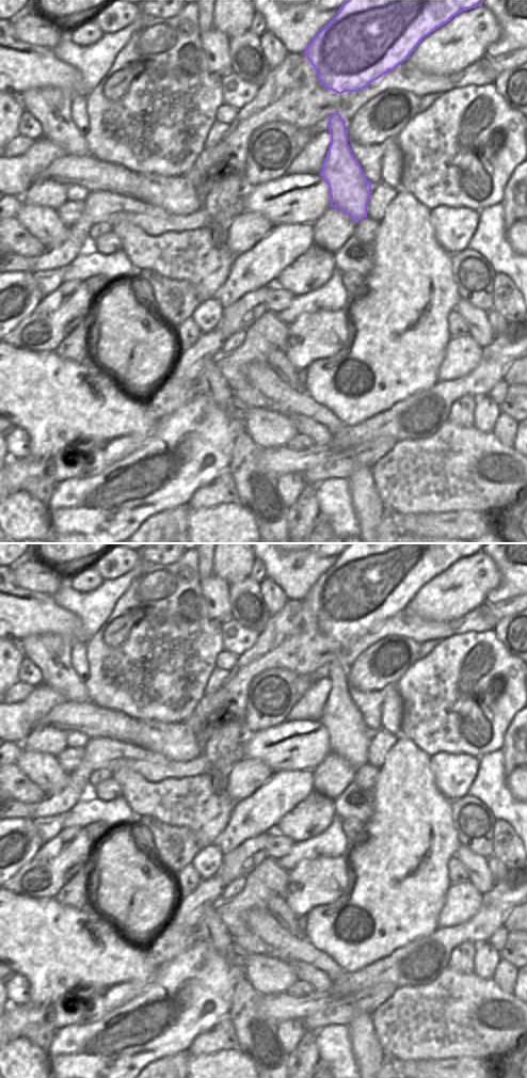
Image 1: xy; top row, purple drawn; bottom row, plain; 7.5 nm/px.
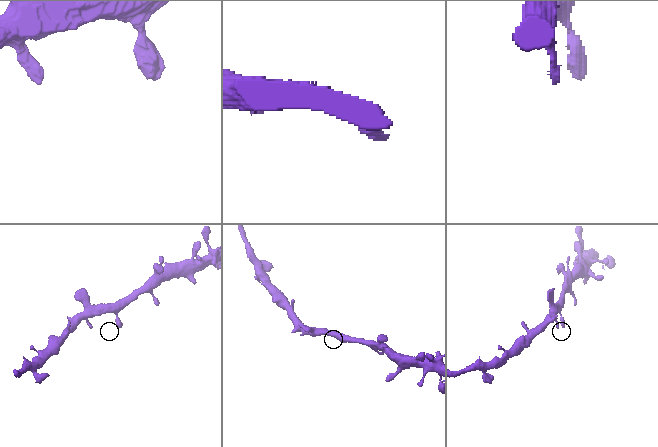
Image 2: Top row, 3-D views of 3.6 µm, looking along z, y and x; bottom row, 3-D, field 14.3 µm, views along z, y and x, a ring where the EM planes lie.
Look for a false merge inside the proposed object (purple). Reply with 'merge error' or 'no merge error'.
no merge error

